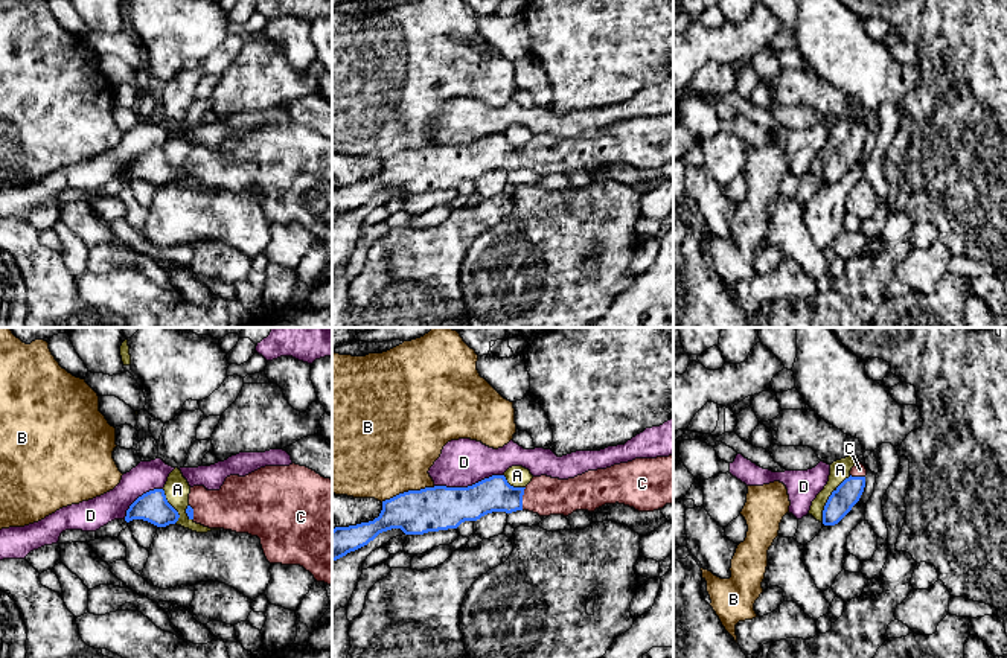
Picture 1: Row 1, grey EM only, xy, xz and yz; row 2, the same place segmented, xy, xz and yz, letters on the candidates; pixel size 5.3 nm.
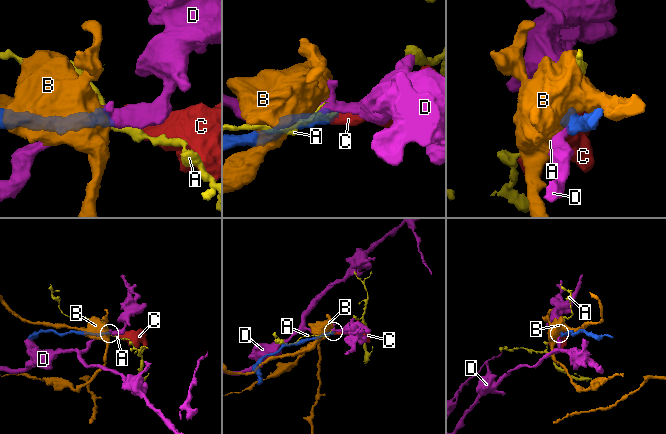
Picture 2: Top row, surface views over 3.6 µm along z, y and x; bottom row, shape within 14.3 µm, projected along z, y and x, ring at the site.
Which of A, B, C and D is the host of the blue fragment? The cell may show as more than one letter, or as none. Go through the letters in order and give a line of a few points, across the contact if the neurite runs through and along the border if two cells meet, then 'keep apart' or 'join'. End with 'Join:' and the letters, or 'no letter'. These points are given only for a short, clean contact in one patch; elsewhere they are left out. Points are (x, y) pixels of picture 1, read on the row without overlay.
A: yz (850, 134), (829, 156), (821, 180) | keep apart
B: xz (434, 145), (404, 150), (381, 160) | keep apart
C: xz (494, 153), (505, 157), (521, 157), (544, 154) | join
D: keep apart
Join: C

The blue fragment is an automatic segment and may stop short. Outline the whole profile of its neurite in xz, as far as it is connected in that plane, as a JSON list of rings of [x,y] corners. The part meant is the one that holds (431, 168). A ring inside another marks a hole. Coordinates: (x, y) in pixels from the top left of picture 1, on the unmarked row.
[[[673,113],[635,117],[568,139],[533,136],[526,146],[513,146],[504,134],[492,134],[468,146],[408,149],[382,160],[382,169],[373,180],[335,186],[332,221],[392,187],[401,187],[405,193],[424,193],[457,187],[465,180],[477,180],[492,171],[529,169],[539,175],[568,175],[576,169],[594,171],[615,161],[638,171],[654,171],[672,163]]]

